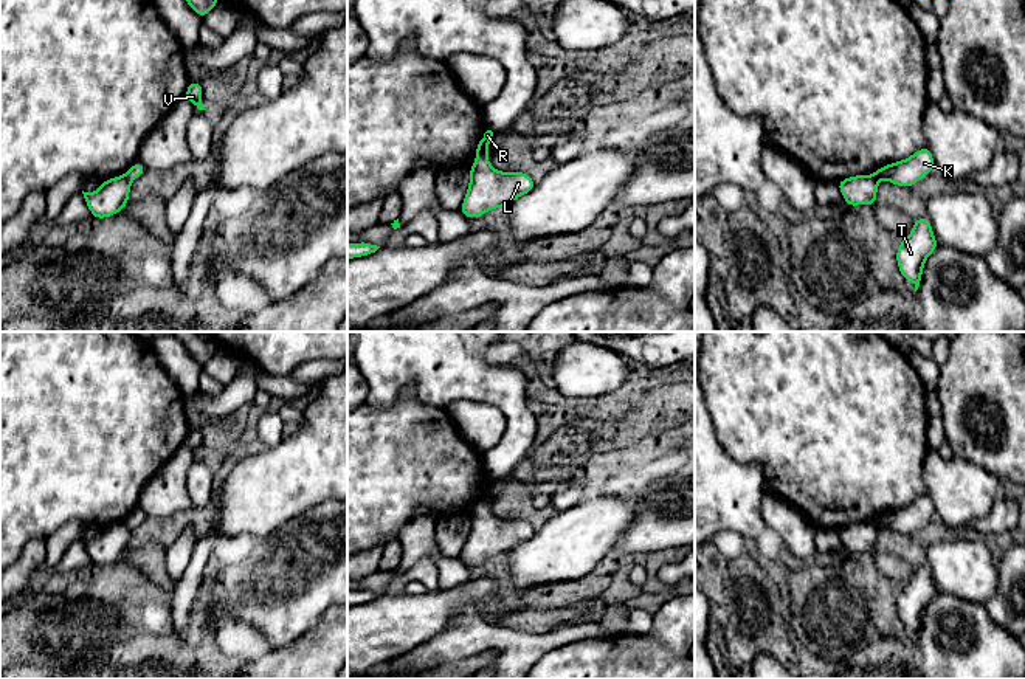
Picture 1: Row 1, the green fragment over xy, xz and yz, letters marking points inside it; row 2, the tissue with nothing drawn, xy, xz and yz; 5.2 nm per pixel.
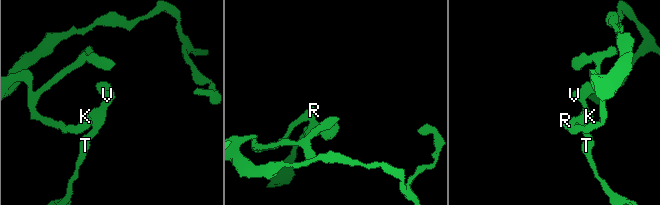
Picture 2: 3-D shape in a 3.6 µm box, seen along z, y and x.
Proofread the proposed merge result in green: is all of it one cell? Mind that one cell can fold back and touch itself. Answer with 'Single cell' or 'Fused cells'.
Fused cells

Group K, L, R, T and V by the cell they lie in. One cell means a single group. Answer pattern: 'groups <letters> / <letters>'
groups K L T V / R

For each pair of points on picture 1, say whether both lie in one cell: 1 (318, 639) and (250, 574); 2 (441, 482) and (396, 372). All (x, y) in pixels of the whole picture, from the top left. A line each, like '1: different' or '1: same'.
1: different
2: different

